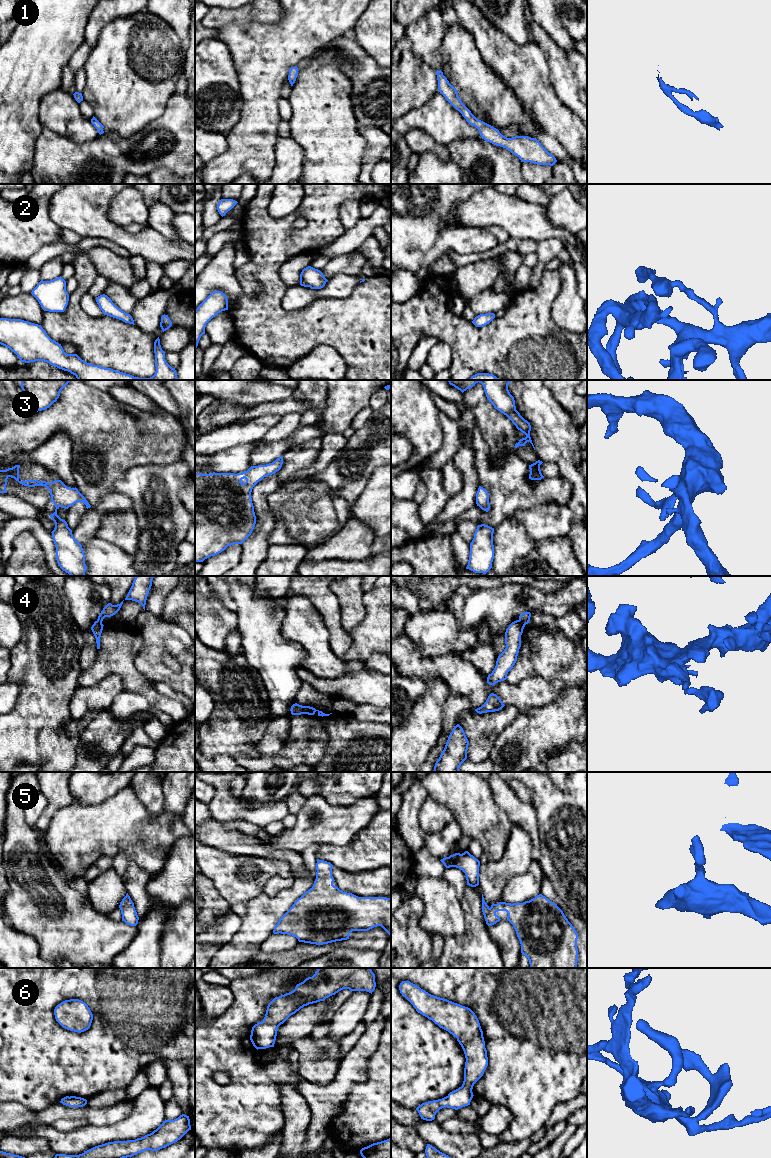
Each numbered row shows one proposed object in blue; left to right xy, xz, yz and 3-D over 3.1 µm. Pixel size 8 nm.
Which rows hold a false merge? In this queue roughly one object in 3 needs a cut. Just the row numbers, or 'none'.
4

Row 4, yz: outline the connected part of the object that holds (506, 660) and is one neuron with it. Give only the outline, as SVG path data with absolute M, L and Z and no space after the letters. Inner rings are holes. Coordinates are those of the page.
M516 620L512 622L505 632L505 650L498 656L496 666L487 677L487 683L494 685L507 679L508 672L517 661L519 649L521 647L521 635L525 624Z

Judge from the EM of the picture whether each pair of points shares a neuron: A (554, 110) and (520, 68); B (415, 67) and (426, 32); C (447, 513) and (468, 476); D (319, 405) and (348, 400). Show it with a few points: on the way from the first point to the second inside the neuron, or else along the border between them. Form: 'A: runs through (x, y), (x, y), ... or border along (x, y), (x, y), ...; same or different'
A: runs through (544, 100), (537, 93), (530, 78); same
B: border along (405, 35), (410, 42), (411, 49), (436, 70); different
C: runs through (456, 504), (468, 492), (468, 485); same
D: border along (327, 390), (326, 405), (323, 412), (324, 427); different

